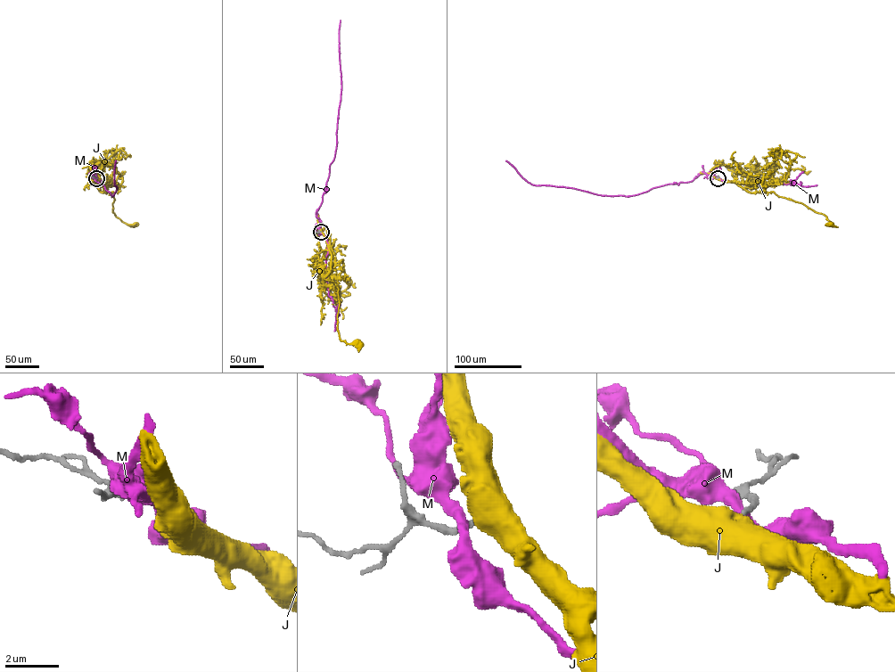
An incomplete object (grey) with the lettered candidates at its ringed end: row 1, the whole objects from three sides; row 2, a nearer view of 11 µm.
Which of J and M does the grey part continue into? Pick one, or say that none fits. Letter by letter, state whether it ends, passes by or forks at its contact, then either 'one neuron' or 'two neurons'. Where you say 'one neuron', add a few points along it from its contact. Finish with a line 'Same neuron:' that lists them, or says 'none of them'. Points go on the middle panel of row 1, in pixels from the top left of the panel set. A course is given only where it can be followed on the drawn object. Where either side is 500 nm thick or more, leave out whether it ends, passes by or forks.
J: two neurons
M: it passes by; two neurons
Same neuron: none of them

